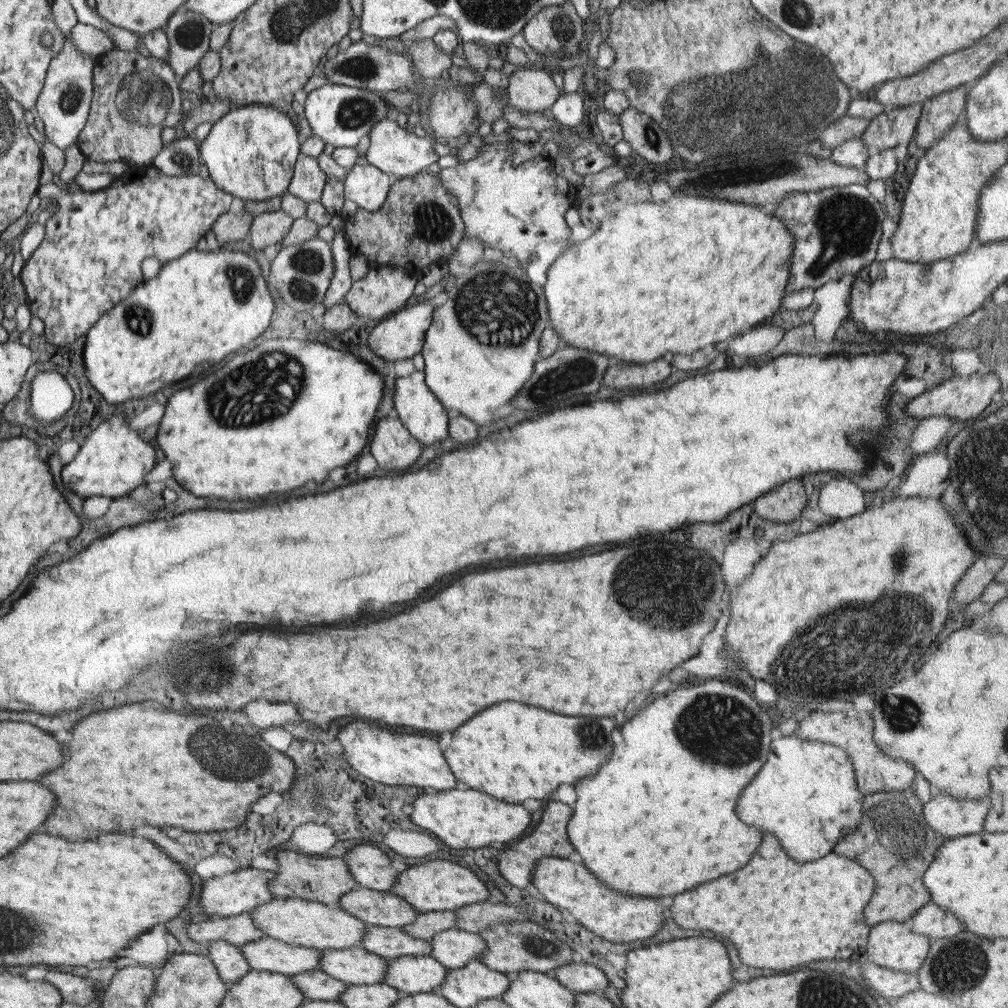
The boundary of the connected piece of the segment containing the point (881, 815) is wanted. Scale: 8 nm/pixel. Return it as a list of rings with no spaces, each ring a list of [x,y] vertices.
[[[914,783],[906,790],[878,790],[874,794],[865,794],[863,814],[866,816],[862,824],[864,834],[847,834],[835,844],[834,853],[860,862],[876,880],[875,894],[864,911],[870,926],[882,921],[904,922],[912,919],[922,906],[931,902],[923,876],[946,838],[926,822]]]

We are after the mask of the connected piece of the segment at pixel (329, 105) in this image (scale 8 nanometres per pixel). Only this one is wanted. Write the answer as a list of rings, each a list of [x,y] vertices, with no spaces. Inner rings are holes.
[[[328,84],[308,93],[304,106],[304,116],[310,123],[313,135],[321,138],[325,144],[338,147],[355,147],[360,138],[369,135],[374,124],[390,120],[395,116],[381,97],[380,92],[366,88],[354,88],[344,84]]]

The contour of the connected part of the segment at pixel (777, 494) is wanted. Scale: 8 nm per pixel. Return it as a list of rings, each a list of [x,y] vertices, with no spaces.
[[[802,479],[788,480],[754,502],[754,512],[760,521],[771,526],[774,523],[788,524],[798,520],[807,503]]]

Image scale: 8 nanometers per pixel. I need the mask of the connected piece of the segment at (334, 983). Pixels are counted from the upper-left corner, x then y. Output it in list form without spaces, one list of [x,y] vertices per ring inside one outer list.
[[[320,971],[304,972],[292,977],[292,982],[309,1000],[338,1001],[348,984]]]

